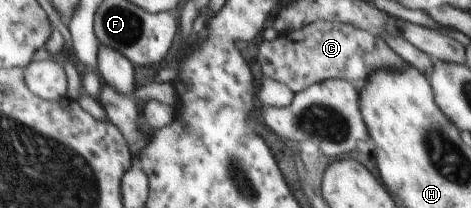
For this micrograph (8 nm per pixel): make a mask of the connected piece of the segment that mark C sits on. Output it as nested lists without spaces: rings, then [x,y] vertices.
[[[327,20],[290,29],[272,41],[263,40],[258,62],[265,76],[285,84],[294,94],[310,85],[335,78],[362,88],[367,76],[376,69],[402,70],[407,66],[383,38],[343,22]]]

